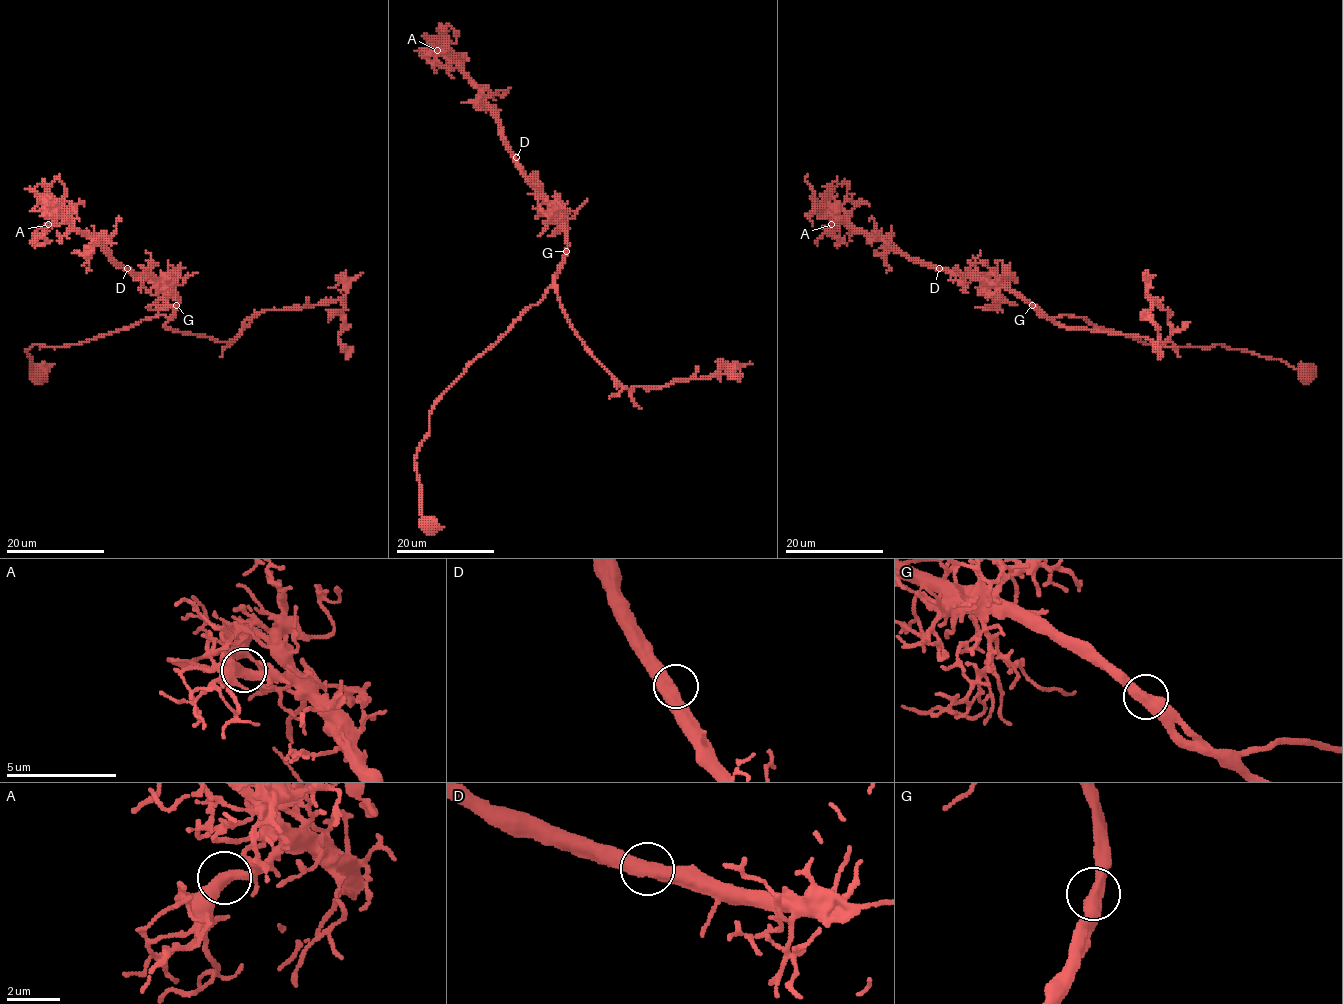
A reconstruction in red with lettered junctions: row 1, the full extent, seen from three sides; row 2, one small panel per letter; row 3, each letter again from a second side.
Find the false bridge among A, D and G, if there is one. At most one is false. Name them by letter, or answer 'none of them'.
none of them

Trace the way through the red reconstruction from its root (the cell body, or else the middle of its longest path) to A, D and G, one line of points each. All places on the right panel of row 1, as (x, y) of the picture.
A: (1308, 371), (1220, 344), (1146, 345), (1083, 318), (1047, 316), (1002, 287), (897, 254), (839, 219), (831, 224)
D: (1308, 371), (1220, 344), (1209, 347), (1146, 345), (1097, 328), (1083, 318), (1047, 316), (1002, 287), (939, 268)
G: (1308, 371), (1220, 344), (1209, 347), (1146, 345), (1097, 328), (1083, 318), (1047, 316), (1033, 305)

